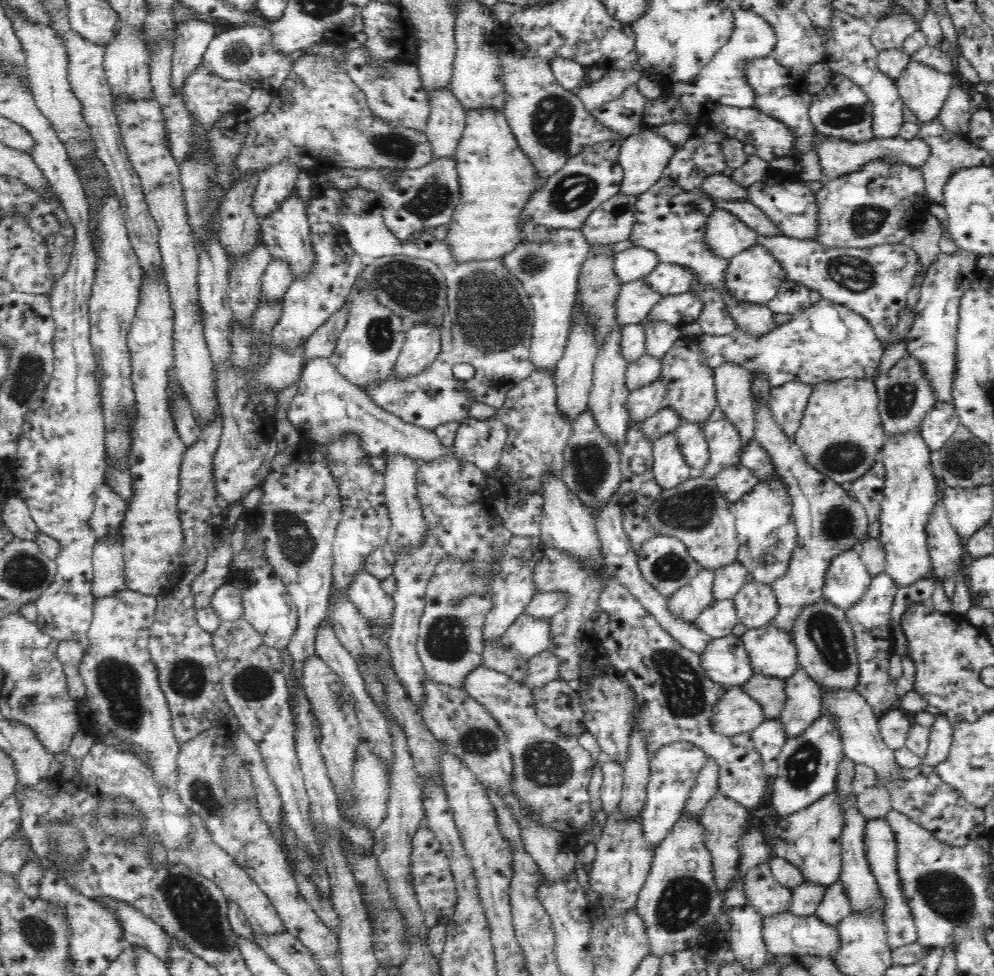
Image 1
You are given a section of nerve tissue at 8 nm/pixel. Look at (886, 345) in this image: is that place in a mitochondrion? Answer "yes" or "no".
no

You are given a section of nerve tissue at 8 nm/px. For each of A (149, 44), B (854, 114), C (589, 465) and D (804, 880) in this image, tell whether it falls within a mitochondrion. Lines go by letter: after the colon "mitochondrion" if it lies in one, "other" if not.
A: other
B: mitochondrion
C: mitochondrion
D: other

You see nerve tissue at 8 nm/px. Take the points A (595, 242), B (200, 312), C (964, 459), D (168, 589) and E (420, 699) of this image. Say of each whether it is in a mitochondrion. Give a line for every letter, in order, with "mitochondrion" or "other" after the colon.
A: other
B: other
C: mitochondrion
D: other
E: other

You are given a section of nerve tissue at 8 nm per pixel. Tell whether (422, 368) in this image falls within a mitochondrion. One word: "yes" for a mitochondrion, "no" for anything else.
no

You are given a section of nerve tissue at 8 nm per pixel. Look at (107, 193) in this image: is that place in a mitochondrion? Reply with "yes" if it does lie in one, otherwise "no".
no

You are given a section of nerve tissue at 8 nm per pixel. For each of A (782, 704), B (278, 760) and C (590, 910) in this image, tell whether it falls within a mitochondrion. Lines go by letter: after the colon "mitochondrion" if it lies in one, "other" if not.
A: other
B: other
C: other

